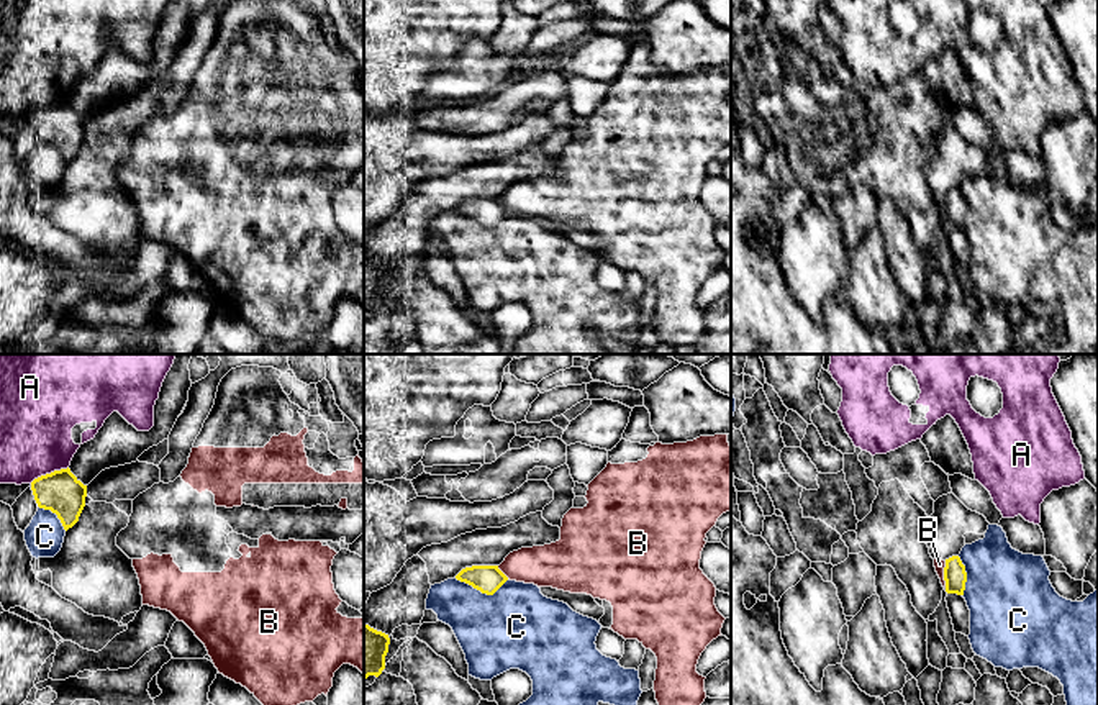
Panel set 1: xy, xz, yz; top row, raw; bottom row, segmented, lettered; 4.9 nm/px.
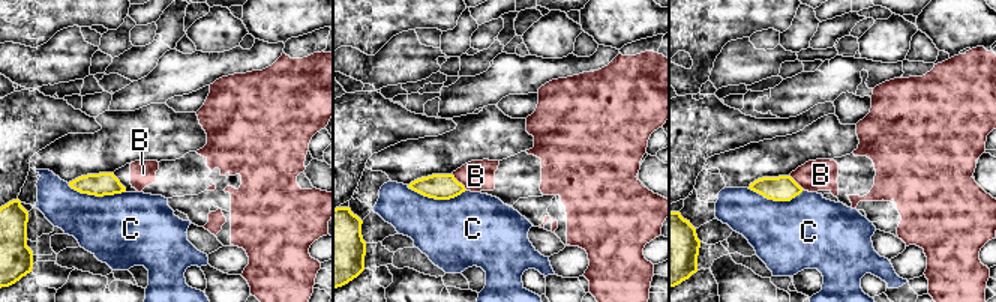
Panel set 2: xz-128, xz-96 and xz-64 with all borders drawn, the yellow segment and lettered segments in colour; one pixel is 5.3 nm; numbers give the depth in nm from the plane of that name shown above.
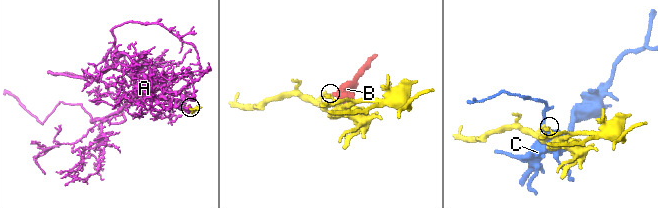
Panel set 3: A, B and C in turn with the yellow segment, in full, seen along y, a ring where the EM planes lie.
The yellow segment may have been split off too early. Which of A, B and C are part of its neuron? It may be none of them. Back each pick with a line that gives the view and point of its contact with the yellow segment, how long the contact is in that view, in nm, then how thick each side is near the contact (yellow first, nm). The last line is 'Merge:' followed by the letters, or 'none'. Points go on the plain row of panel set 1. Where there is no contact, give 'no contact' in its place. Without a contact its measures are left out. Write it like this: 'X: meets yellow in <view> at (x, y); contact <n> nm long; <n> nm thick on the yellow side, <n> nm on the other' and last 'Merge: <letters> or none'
Merge: none

